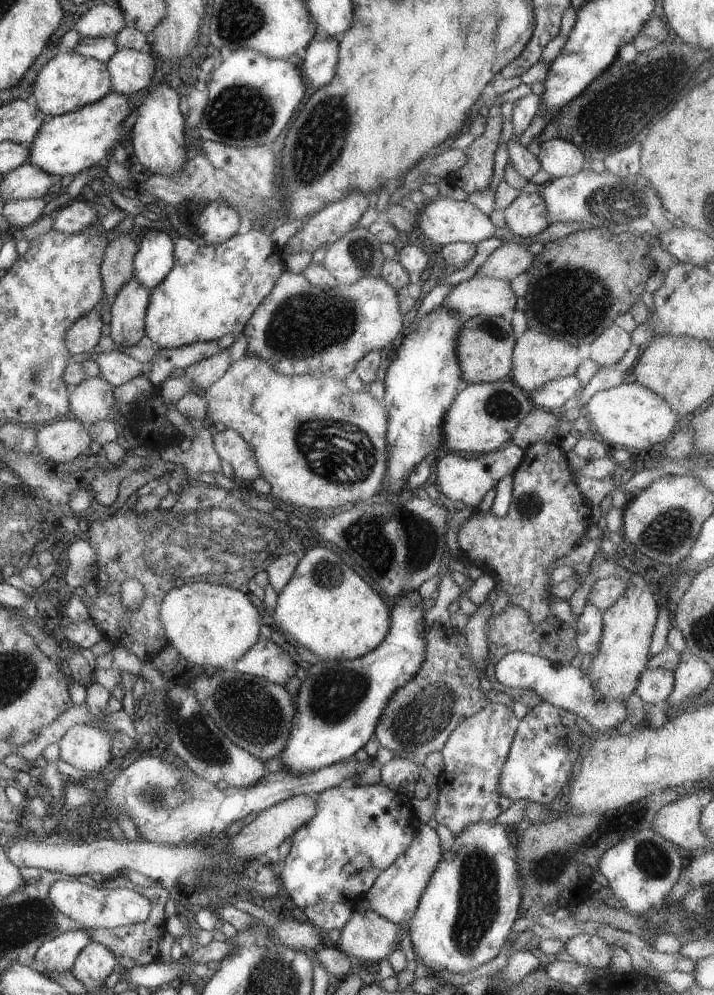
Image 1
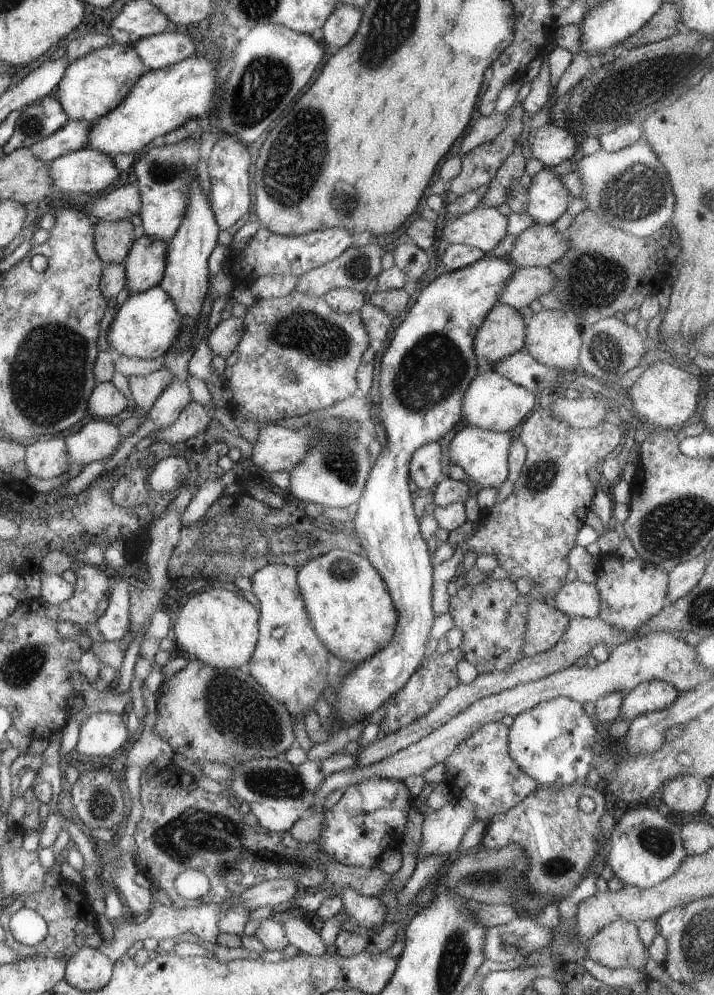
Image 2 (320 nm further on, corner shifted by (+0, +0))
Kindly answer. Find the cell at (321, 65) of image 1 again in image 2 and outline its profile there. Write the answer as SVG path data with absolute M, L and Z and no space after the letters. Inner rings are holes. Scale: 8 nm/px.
M339 4L321 28L323 45L334 49L346 47L360 27L362 14L363 10L354 6Z

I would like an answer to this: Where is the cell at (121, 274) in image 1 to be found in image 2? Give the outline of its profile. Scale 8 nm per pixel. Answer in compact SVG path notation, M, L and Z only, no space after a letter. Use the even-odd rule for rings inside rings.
M128 220L94 223L94 247L105 264L123 263L138 237L135 226Z

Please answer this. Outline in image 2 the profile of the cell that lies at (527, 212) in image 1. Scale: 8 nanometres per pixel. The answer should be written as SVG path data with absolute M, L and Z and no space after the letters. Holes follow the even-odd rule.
M550 167L532 177L530 187L520 194L526 205L526 214L536 224L552 224L566 213L568 204L574 199L561 177Z

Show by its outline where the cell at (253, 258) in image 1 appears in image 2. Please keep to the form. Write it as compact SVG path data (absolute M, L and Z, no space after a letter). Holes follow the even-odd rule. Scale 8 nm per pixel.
M156 286L140 294L131 294L128 300L116 309L116 316L110 324L106 339L113 354L156 360L171 350L180 330L182 330L182 316L178 314L170 294L166 294L162 288Z

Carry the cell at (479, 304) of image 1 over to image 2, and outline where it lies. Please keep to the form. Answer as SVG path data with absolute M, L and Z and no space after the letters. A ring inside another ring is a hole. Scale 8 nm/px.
M549 267L516 268L514 274L510 274L510 278L506 280L497 304L520 310L528 307L542 294L553 293L556 282L558 278L554 272L550 272Z

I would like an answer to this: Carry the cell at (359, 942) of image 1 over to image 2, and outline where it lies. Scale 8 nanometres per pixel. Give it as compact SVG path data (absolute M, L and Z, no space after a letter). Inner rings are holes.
M349 887L342 888L340 896L343 910L349 915L351 922L358 922L358 926L373 931L374 928L383 925L389 909L378 900L378 897L364 897Z

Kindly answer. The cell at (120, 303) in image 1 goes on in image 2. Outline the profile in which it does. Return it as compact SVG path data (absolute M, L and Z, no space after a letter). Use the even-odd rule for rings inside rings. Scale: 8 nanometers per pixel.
M143 234L132 244L123 262L125 287L130 295L160 286L166 269L166 246L164 240L154 240Z

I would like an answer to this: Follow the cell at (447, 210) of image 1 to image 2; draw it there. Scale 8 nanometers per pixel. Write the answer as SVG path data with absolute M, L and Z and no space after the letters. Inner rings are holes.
M480 206L450 222L439 222L444 226L443 239L450 244L469 245L488 254L508 235L507 219L496 207Z

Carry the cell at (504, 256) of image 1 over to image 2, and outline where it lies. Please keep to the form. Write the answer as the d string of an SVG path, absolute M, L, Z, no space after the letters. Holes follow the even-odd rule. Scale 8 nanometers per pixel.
M536 224L516 236L508 254L516 268L550 267L570 249L566 233L560 233L552 224Z

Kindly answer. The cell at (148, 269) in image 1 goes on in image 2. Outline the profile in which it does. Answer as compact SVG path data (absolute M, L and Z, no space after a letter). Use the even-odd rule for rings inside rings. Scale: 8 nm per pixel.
M189 137L168 146L157 142L145 149L146 155L141 156L140 160L134 164L134 179L138 180L138 186L140 186L139 216L142 218L144 236L150 236L154 240L164 240L168 244L178 231L178 226L188 208L190 182L194 182L197 176L197 165L202 158L200 142L198 138Z

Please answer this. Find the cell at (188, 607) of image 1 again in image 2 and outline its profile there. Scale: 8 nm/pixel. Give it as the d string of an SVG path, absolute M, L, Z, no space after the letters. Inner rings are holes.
M212 588L202 594L194 594L183 606L173 612L171 636L178 648L186 652L190 660L195 659L211 668L244 669L254 653L259 638L260 614L256 603L241 591Z

